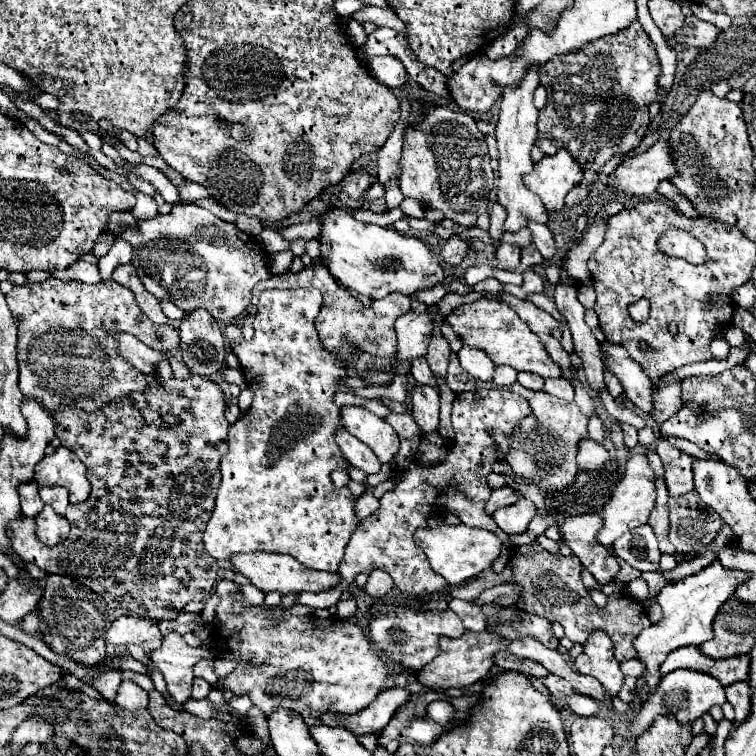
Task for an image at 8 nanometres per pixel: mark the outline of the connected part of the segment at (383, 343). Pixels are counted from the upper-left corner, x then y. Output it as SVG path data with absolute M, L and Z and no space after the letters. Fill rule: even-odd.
M314 265L302 273L288 273L260 281L254 287L252 311L258 305L258 295L264 289L296 289L296 287L316 287L324 295L324 307L316 319L316 331L322 339L324 349L344 357L350 375L364 377L370 385L388 385L394 377L394 349L396 349L396 331L394 321L410 311L410 299L402 293L390 293L386 299L374 301L372 307L362 307L362 303L348 291L340 289L324 265Z

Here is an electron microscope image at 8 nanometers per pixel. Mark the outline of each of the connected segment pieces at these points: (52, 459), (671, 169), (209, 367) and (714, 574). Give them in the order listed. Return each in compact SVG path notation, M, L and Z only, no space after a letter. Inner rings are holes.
M58 447L54 455L46 455L36 465L34 481L42 487L66 487L70 491L70 503L86 501L90 495L86 467L66 447Z
M662 137L646 153L636 155L632 159L624 159L610 179L612 185L620 191L632 195L650 195L656 193L660 181L670 181L676 175L678 167L672 159L672 147L668 139Z
M196 309L180 321L180 351L184 365L202 377L216 375L226 363L226 347L216 319Z
M714 559L708 567L704 567L700 573L694 573L678 583L666 585L660 595L658 603L662 607L662 619L648 629L642 629L640 635L634 639L634 649L638 653L638 659L646 665L644 671L644 683L648 685L650 693L656 691L660 685L660 665L664 663L666 655L674 649L686 647L686 645L702 645L714 637L712 623L720 607L734 595L736 587L748 581L750 575L742 573L738 569L726 569L718 559Z

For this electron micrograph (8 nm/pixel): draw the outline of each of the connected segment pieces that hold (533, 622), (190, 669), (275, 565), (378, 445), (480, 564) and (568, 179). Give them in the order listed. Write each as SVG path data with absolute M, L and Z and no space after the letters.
M484 605L482 607L488 627L496 633L518 639L518 637L536 637L550 649L558 649L560 641L552 633L552 623L544 617L530 615L518 607L500 607L500 605Z
M178 633L166 635L162 645L156 651L152 651L152 663L164 673L168 693L180 703L184 703L192 693L194 665L198 661L214 657L216 657L214 649L210 647L192 649Z
M244 553L244 555L236 555L230 559L232 561L232 569L246 575L250 579L250 583L254 587L258 587L260 591L268 593L268 591L278 591L282 595L290 595L290 593L304 593L304 591L312 591L312 593L320 593L326 589L332 589L340 583L340 573L326 573L326 571L316 571L310 569L306 565L300 565L294 557L286 557L286 555L270 555L270 553Z
M342 407L342 421L348 433L366 443L381 463L390 462L396 455L400 439L384 419L362 407Z
M464 523L460 525L440 525L440 527L426 527L426 529L416 529L414 533L416 545L422 547L422 551L426 553L430 567L442 575L448 585L460 585L472 577L476 577L478 573L482 573L484 569L490 569L492 561L500 555L500 547L502 543L494 537L494 533L486 531L486 529L474 529L468 527Z
M564 149L556 155L546 155L542 161L534 163L534 169L528 175L524 175L526 187L542 199L548 211L562 211L564 197L580 181L582 169Z

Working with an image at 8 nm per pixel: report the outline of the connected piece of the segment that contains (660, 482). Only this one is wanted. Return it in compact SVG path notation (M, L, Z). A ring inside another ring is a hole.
M656 477L656 489L658 489L658 499L648 517L648 525L654 529L662 553L674 555L674 547L668 541L668 489L664 483L664 477Z

